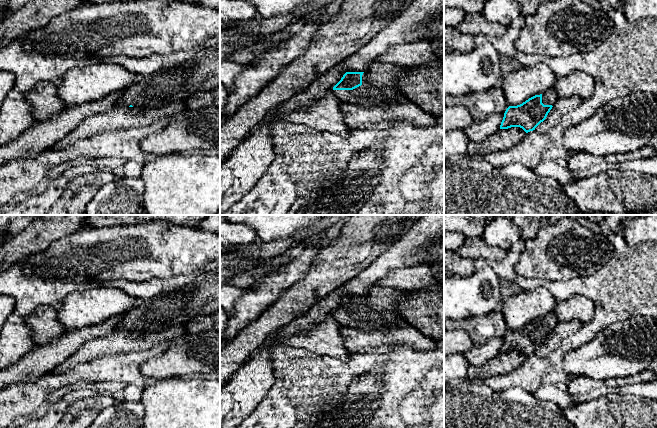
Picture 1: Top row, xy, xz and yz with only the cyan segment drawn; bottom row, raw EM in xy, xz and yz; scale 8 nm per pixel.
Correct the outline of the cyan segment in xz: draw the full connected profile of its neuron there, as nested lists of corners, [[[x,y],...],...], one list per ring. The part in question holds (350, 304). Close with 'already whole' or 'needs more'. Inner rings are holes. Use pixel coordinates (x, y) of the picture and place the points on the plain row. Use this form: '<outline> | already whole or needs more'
[[[376,285],[365,296],[346,296],[332,317],[344,326],[364,331],[406,324],[397,310],[397,301],[403,295],[402,291]]] | needs more

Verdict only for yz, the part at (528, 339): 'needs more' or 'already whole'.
needs more

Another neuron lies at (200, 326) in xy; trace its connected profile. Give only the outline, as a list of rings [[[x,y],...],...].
[[[220,311],[192,319],[185,325],[186,337],[202,337],[212,331],[220,331]]]

